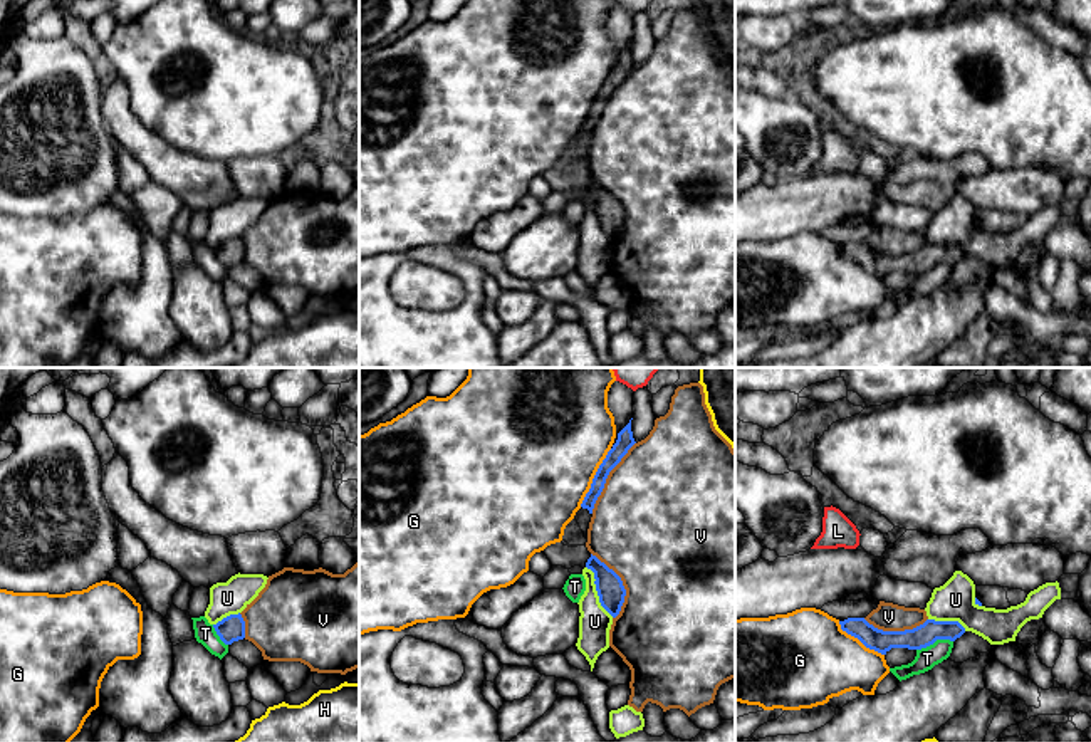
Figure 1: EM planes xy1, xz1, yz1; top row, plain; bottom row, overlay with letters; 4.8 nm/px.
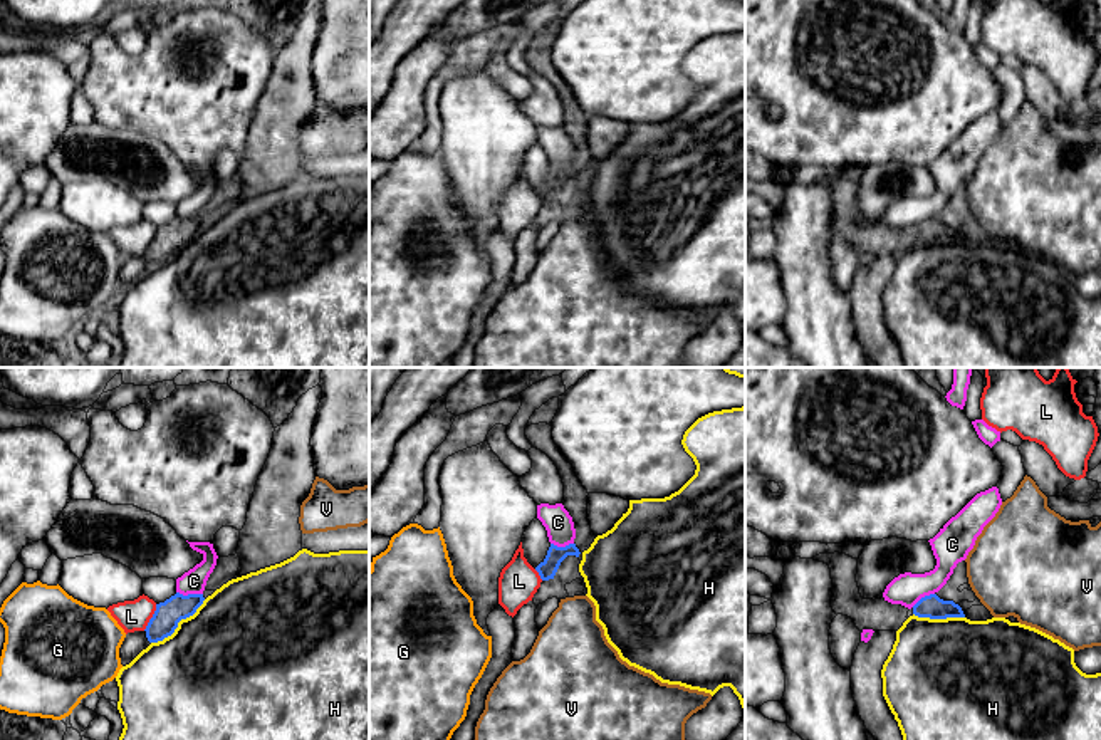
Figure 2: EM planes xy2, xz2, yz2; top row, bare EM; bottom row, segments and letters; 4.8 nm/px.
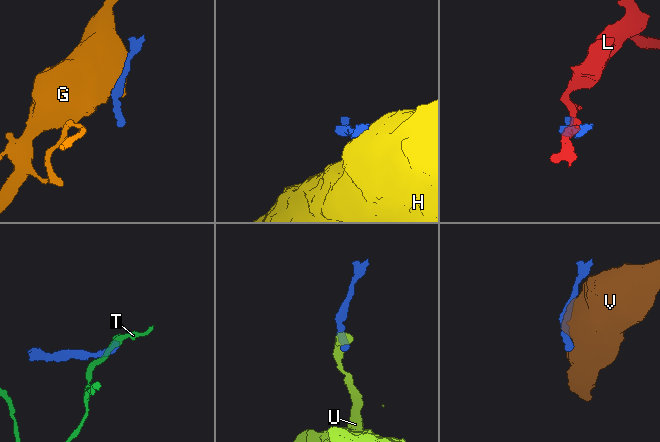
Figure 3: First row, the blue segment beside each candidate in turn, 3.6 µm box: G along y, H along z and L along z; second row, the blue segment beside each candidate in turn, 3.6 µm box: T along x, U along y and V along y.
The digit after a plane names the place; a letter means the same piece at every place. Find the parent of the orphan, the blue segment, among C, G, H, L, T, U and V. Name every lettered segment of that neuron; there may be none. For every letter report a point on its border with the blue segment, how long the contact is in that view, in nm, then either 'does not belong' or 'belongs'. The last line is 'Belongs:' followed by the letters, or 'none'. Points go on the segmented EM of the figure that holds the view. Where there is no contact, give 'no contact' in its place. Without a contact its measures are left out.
C: xy2 (190, 594) | 130 nm | does not belong
G: xz1 (595, 477) | 320 nm | does not belong
H: xy2 (177, 625) | 340 nm | does not belong
L: xy2 (151, 618) | 140 nm | does not belong
T: yz1 (934, 642) | 180 nm | does not belong
U: xz1 (596, 590) | 280 nm | does not belong
V: xz1 (621, 585) | 340 nm | does not belong
Belongs: none

